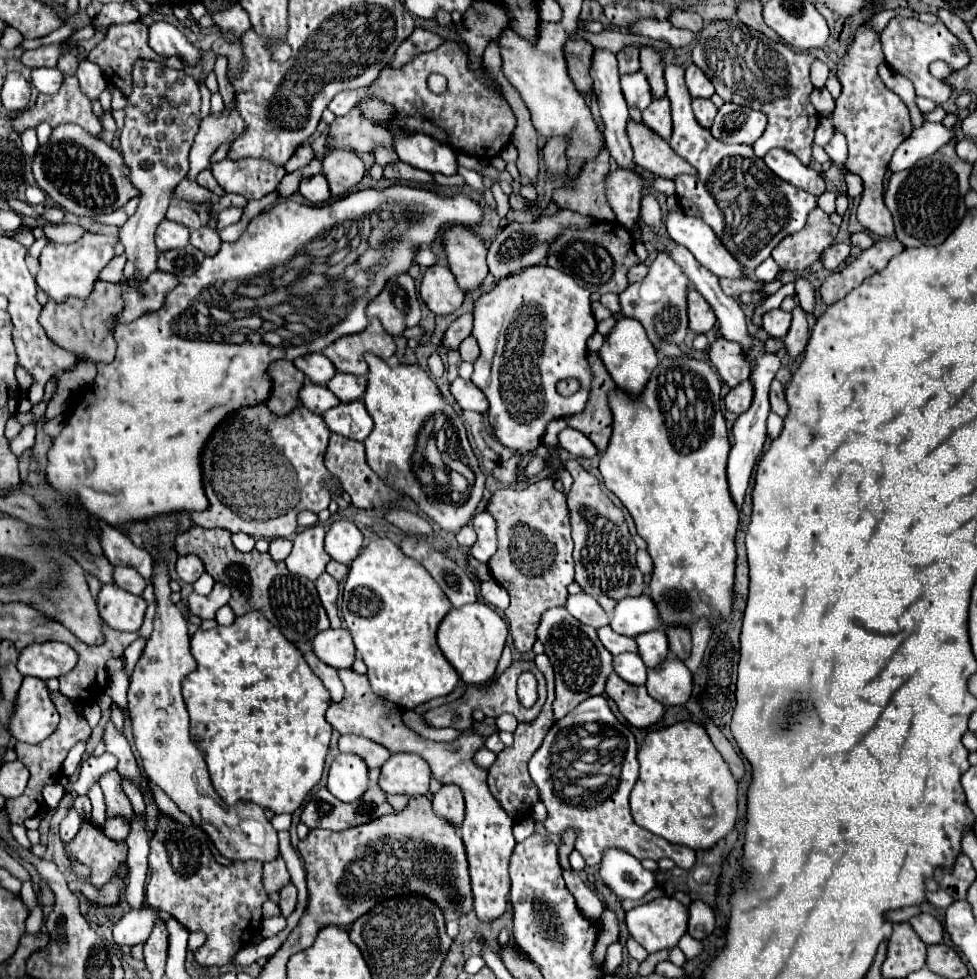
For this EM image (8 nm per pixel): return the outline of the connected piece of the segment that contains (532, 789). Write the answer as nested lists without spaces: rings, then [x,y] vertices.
[[[545,654],[541,656],[535,656],[535,664],[537,668],[545,674],[545,680],[547,685],[547,699],[545,706],[541,710],[541,714],[533,720],[533,722],[527,722],[527,724],[519,724],[517,730],[515,730],[515,742],[513,746],[501,750],[497,754],[497,760],[495,764],[489,768],[488,772],[488,785],[493,796],[498,800],[503,809],[513,816],[513,818],[521,818],[523,814],[529,814],[529,810],[533,808],[533,804],[539,800],[537,796],[537,786],[531,782],[531,776],[527,772],[527,762],[531,760],[531,754],[539,748],[539,742],[543,742],[547,730],[553,726],[555,718],[553,718],[552,704],[555,700],[555,672],[551,668],[551,662]]]

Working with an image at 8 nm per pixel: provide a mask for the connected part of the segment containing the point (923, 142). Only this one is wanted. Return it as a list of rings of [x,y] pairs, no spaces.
[[[923,122],[923,126],[915,128],[911,136],[895,150],[889,164],[891,172],[915,166],[915,162],[919,162],[921,158],[929,158],[931,154],[935,154],[935,150],[943,148],[947,142],[953,142],[953,138],[955,132],[943,126],[941,122]]]

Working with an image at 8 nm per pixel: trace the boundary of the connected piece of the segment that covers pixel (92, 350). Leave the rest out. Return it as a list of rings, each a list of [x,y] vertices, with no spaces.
[[[95,282],[95,290],[85,298],[67,298],[67,302],[49,300],[39,316],[39,324],[45,328],[47,336],[63,346],[79,354],[83,360],[97,362],[111,362],[115,358],[115,340],[113,340],[113,316],[123,308],[121,286],[111,282]]]

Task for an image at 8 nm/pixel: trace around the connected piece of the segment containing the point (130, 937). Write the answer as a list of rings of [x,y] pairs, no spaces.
[[[149,906],[131,910],[115,924],[113,940],[117,944],[125,944],[125,946],[135,946],[135,944],[147,942],[147,938],[151,936],[151,926],[155,926],[155,922],[159,922],[159,920],[161,920],[159,912],[151,910]]]

